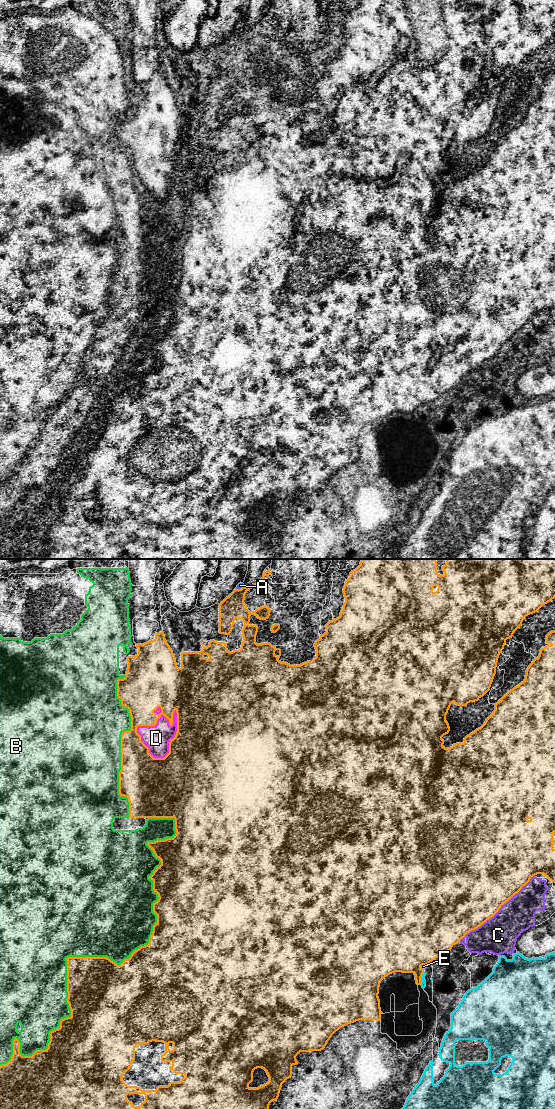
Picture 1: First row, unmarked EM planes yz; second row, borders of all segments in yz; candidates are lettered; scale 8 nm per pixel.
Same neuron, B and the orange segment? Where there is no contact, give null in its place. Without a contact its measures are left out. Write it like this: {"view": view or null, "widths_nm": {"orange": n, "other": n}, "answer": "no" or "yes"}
{"view": "yz", "widths_nm": {"orange": 500, "other": 460}, "answer": "no"}

